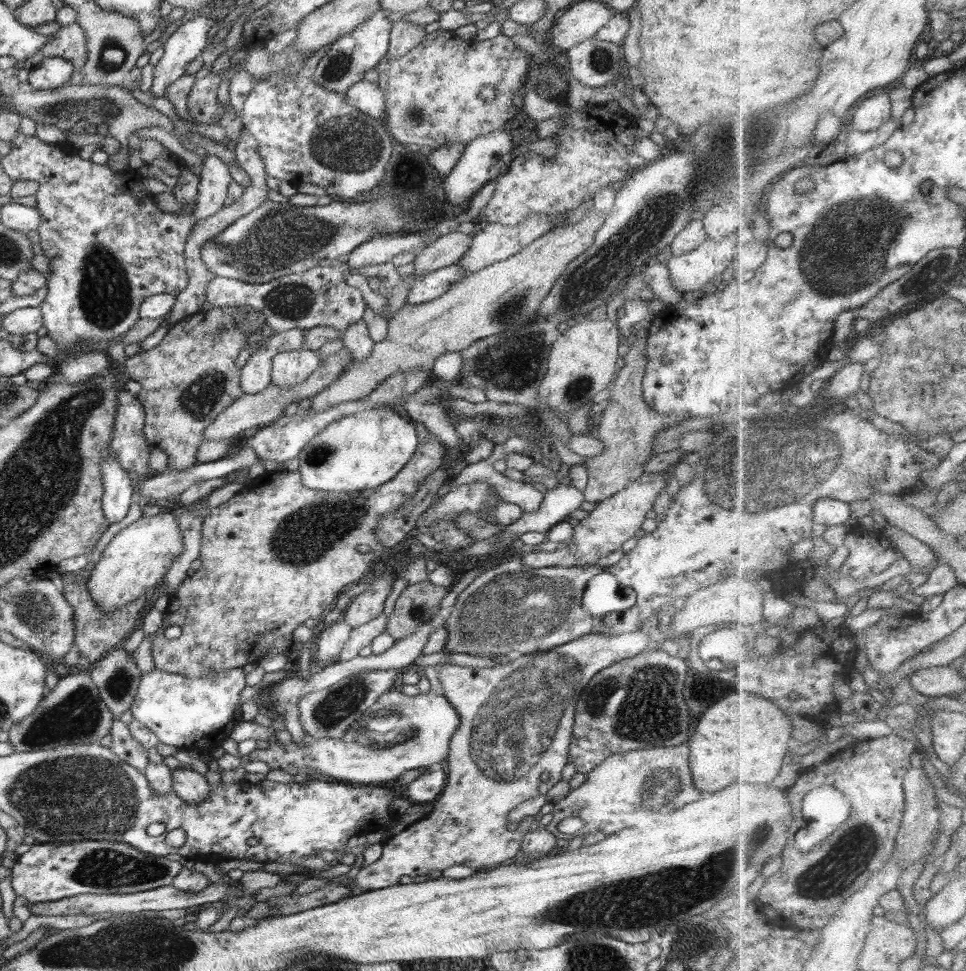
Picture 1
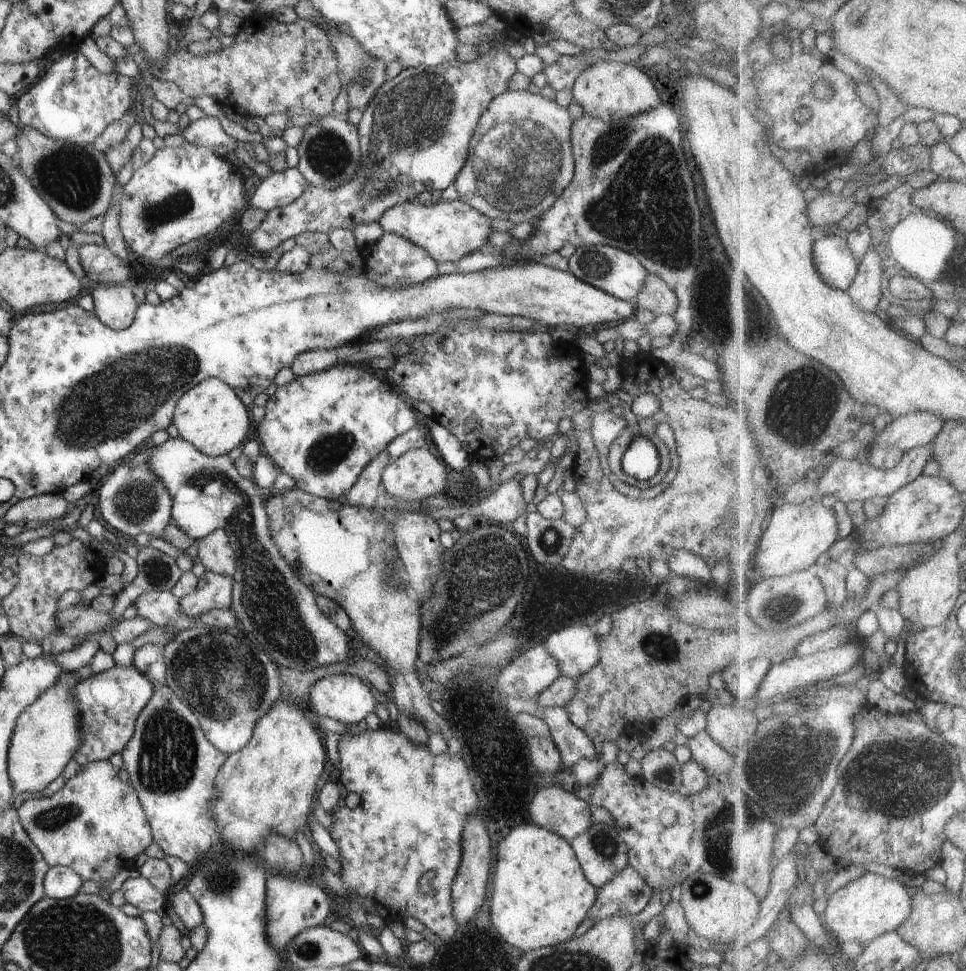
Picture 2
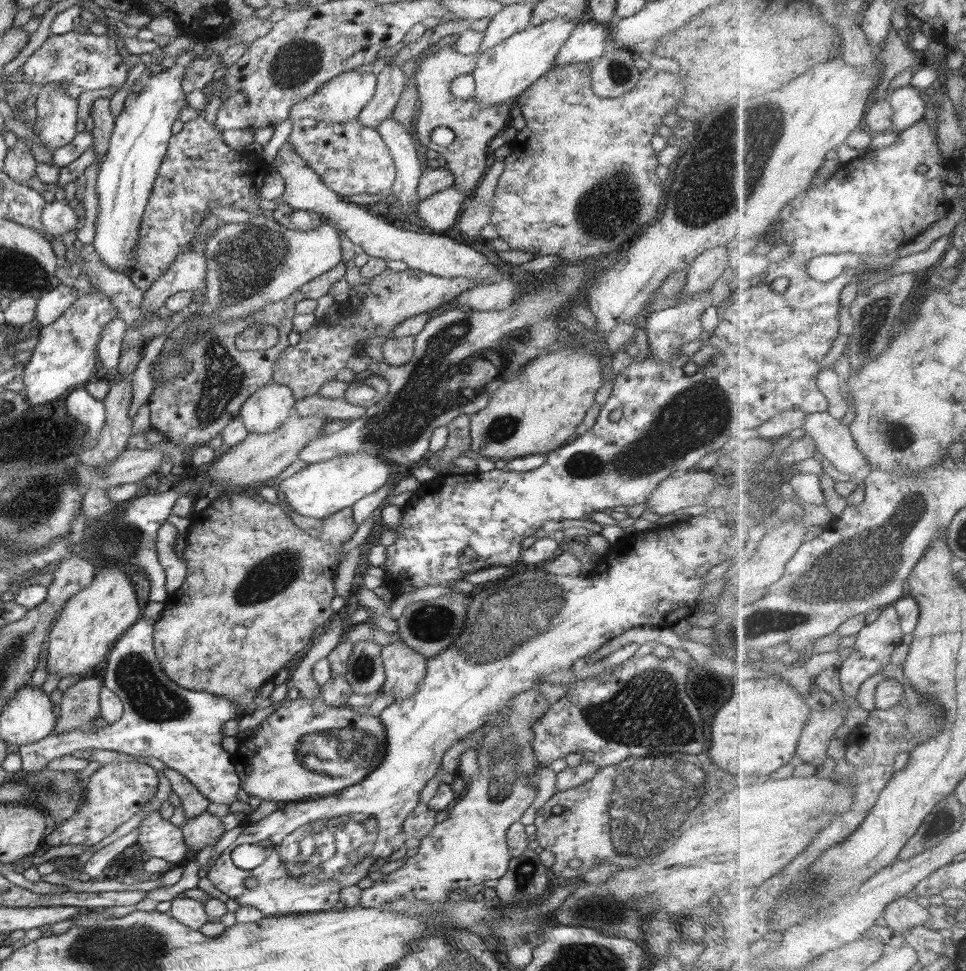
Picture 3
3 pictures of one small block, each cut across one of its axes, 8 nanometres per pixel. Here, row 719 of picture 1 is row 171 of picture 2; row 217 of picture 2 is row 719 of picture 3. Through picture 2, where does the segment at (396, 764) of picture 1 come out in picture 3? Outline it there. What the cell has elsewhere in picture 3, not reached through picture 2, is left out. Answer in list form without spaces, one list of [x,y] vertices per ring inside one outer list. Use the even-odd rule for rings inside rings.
[[[299,696],[297,699],[286,698],[281,701],[278,708],[276,707],[274,712],[256,726],[253,734],[240,739],[240,746],[238,746],[234,754],[231,754],[231,759],[234,766],[236,766],[236,774],[240,776],[240,788],[243,788],[248,796],[252,795],[260,798],[260,800],[275,800],[277,802],[302,801],[304,799],[317,799],[334,793],[338,794],[338,792],[344,790],[346,787],[359,784],[368,774],[374,772],[379,764],[382,764],[384,742],[386,742],[386,727],[380,721],[379,716],[360,715],[360,713],[356,713],[351,707],[336,708],[328,706],[321,696],[316,697],[316,699],[304,699],[304,697]]]

